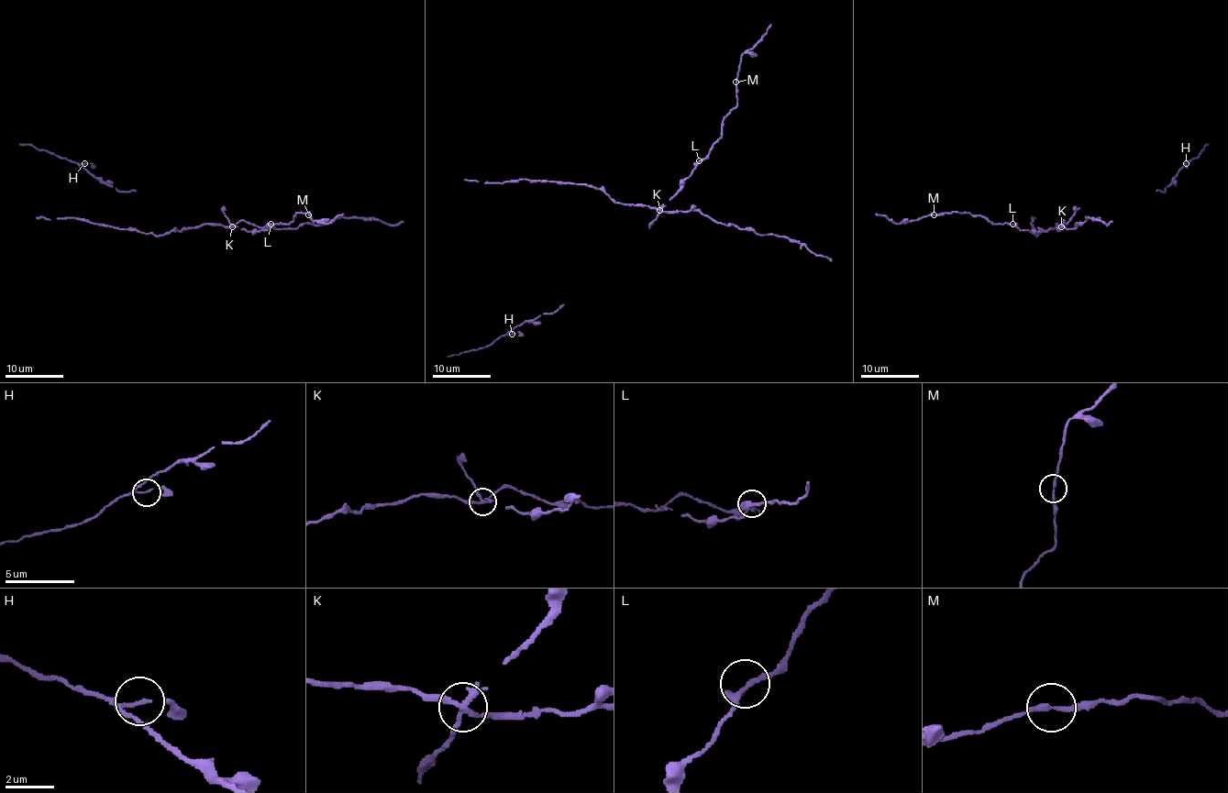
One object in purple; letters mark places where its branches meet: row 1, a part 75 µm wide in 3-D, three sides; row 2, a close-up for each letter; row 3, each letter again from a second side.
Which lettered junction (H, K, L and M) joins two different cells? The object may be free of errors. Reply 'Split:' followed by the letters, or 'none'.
Split: K

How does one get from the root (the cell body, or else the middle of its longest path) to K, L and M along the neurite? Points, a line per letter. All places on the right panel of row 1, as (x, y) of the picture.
K: (1077, 211), (1062, 227)
L: (1077, 211), (1063, 225), (1045, 231), (1020, 230), (1012, 224)
M: (1077, 211), (1063, 225), (1045, 231), (1020, 230), (1007, 223), (992, 224), (980, 215), (968, 213), (934, 214)

